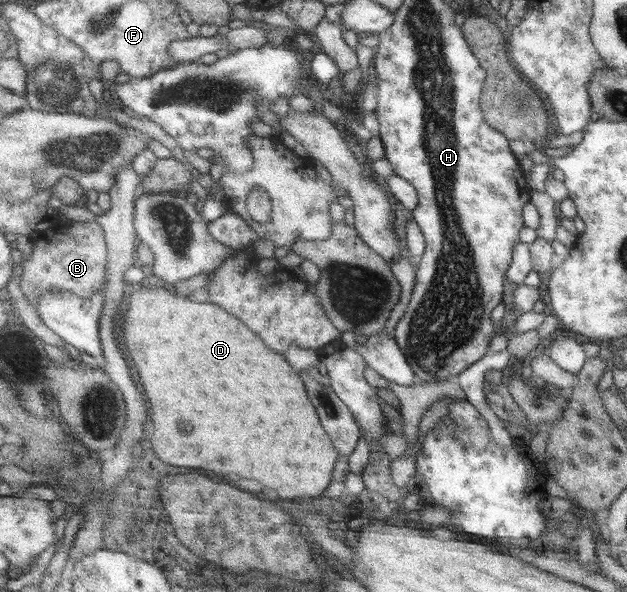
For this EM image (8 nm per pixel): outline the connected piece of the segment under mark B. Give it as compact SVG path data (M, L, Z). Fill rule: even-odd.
M97 218L93 221L80 223L72 223L68 220L57 222L48 231L35 231L32 239L34 250L29 257L22 261L23 274L20 276L20 288L32 306L38 308L40 297L46 291L72 291L78 296L90 298L98 291L103 290L109 264L109 248L104 228L97 222Z

